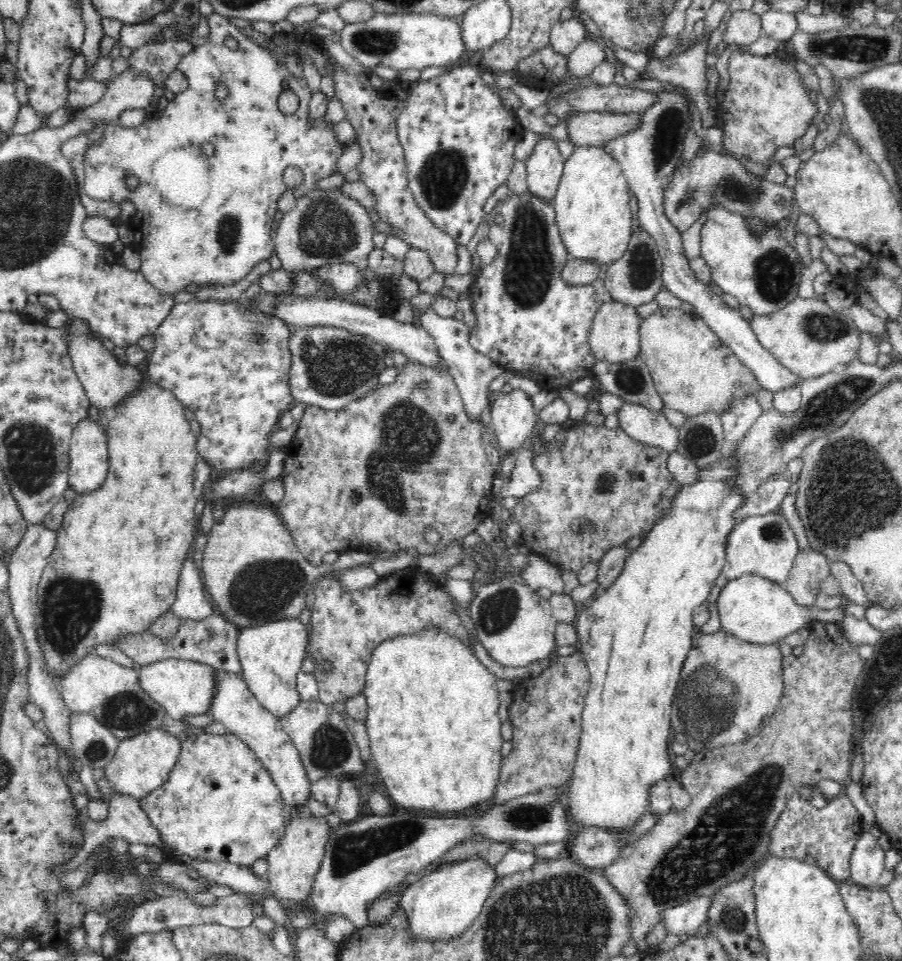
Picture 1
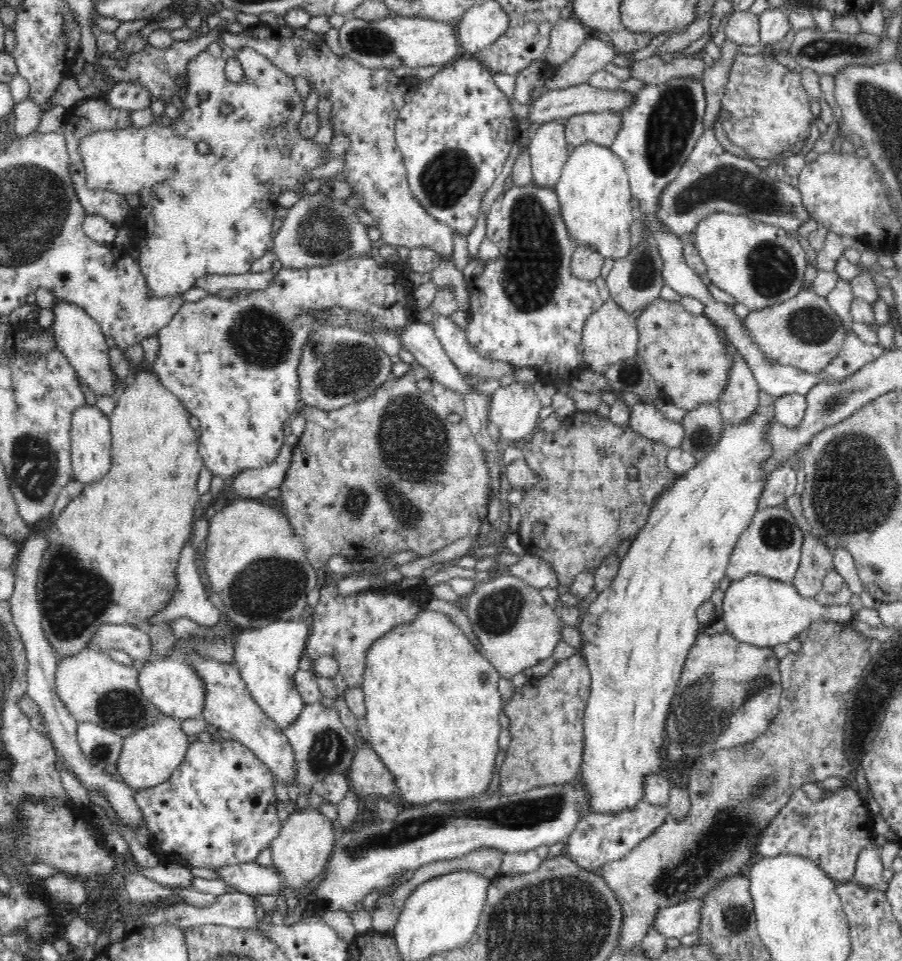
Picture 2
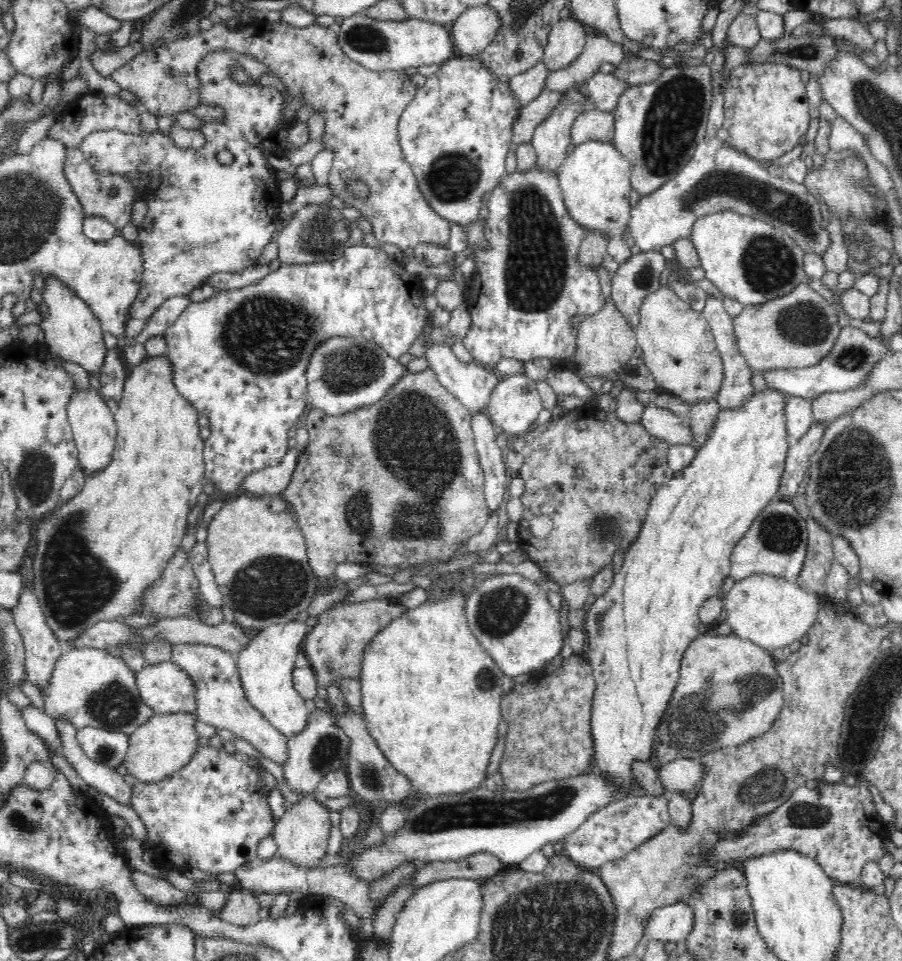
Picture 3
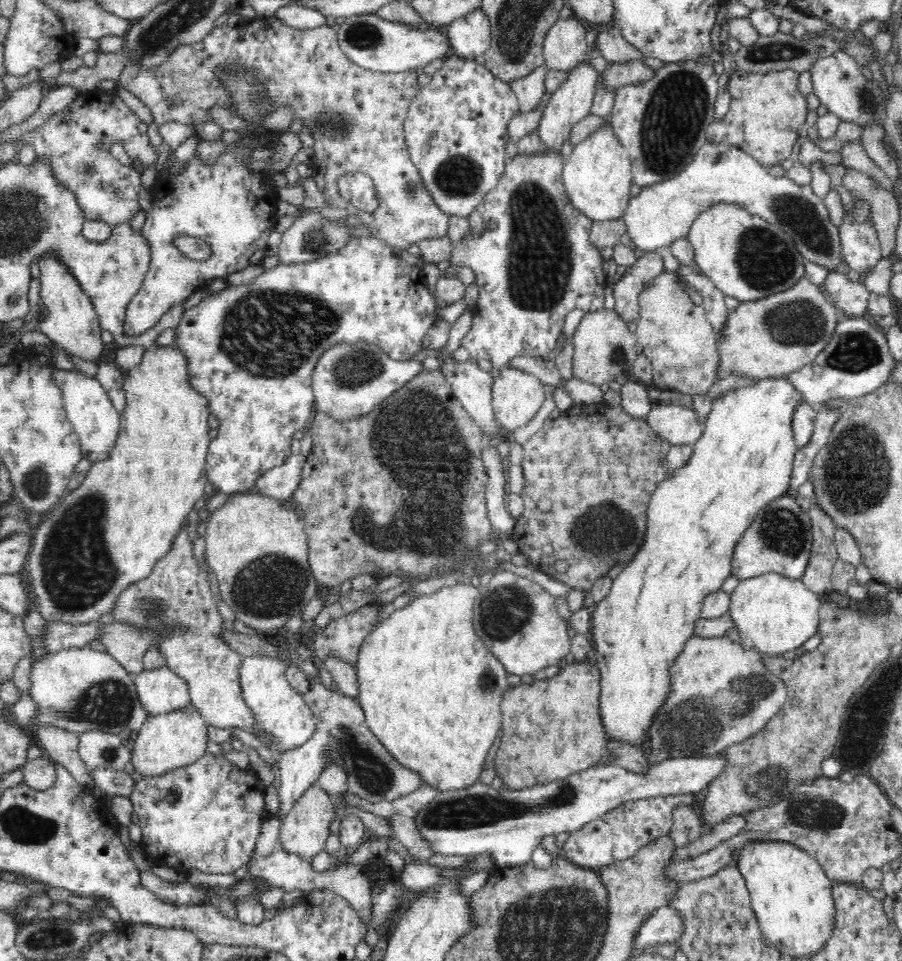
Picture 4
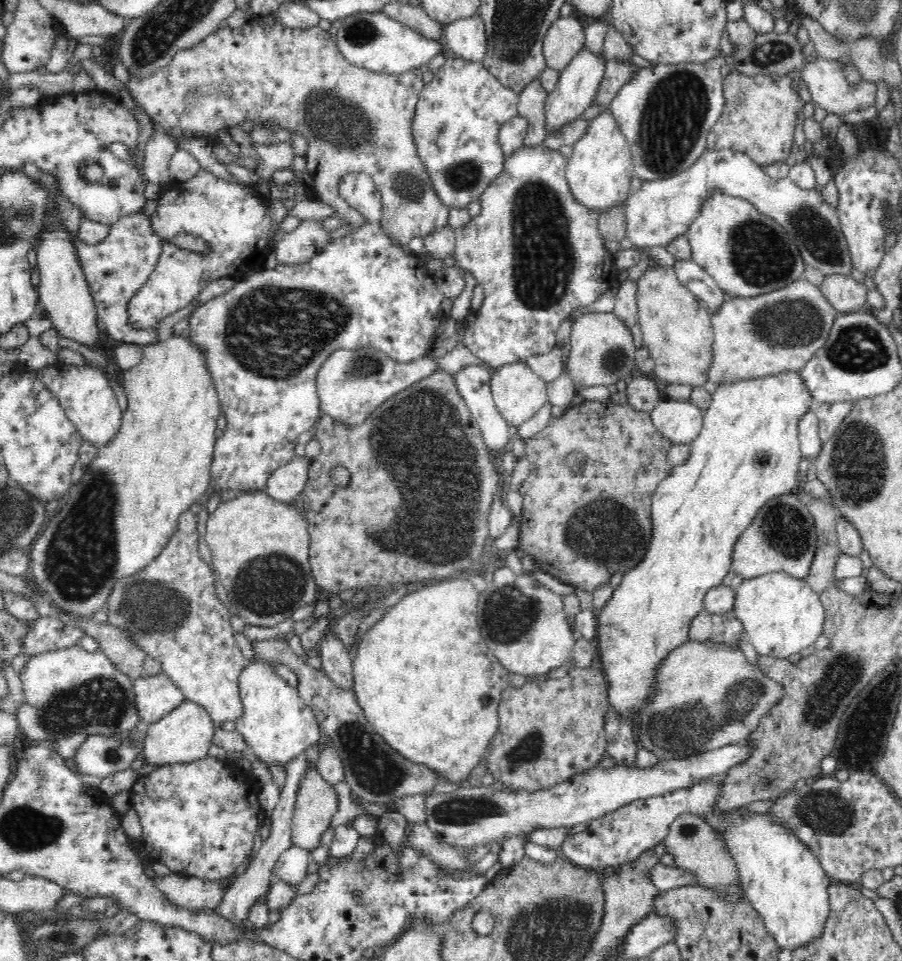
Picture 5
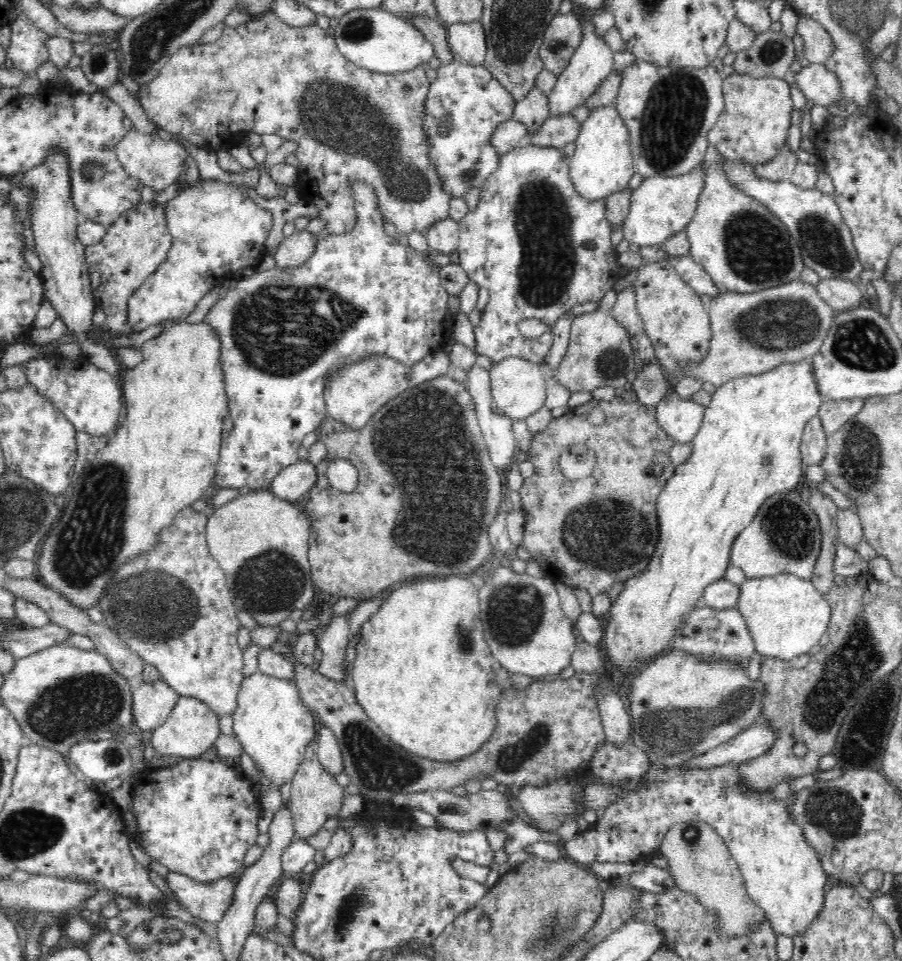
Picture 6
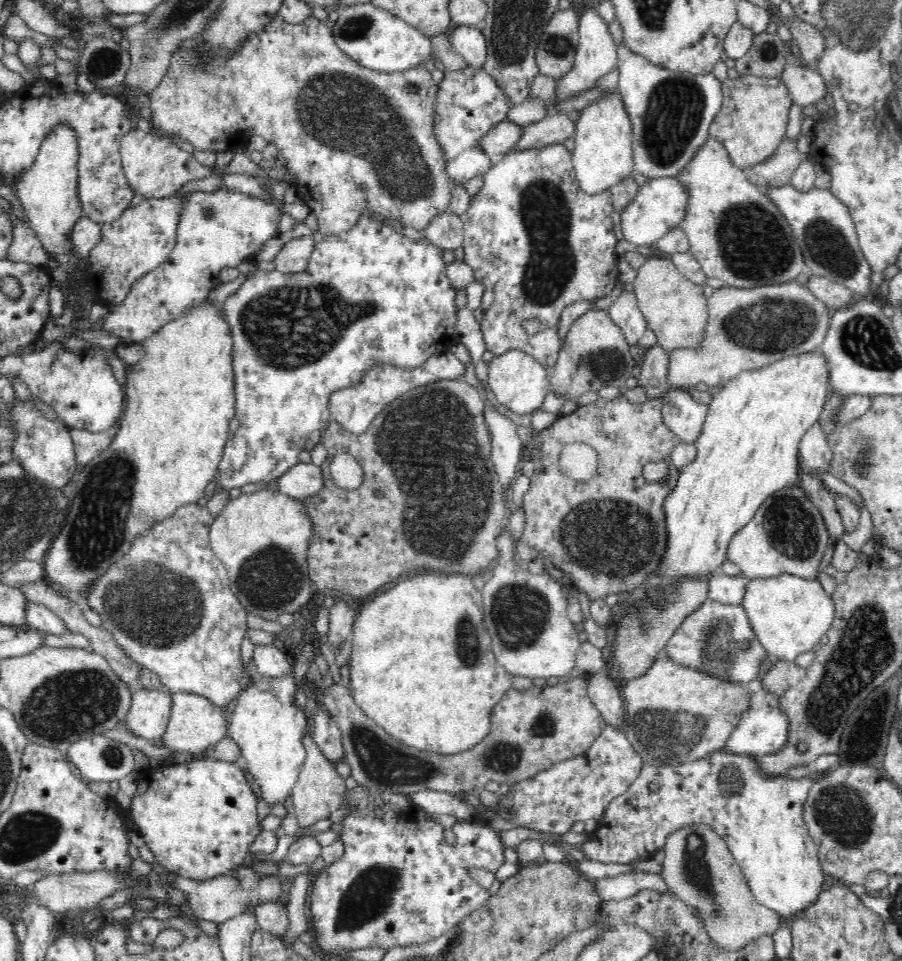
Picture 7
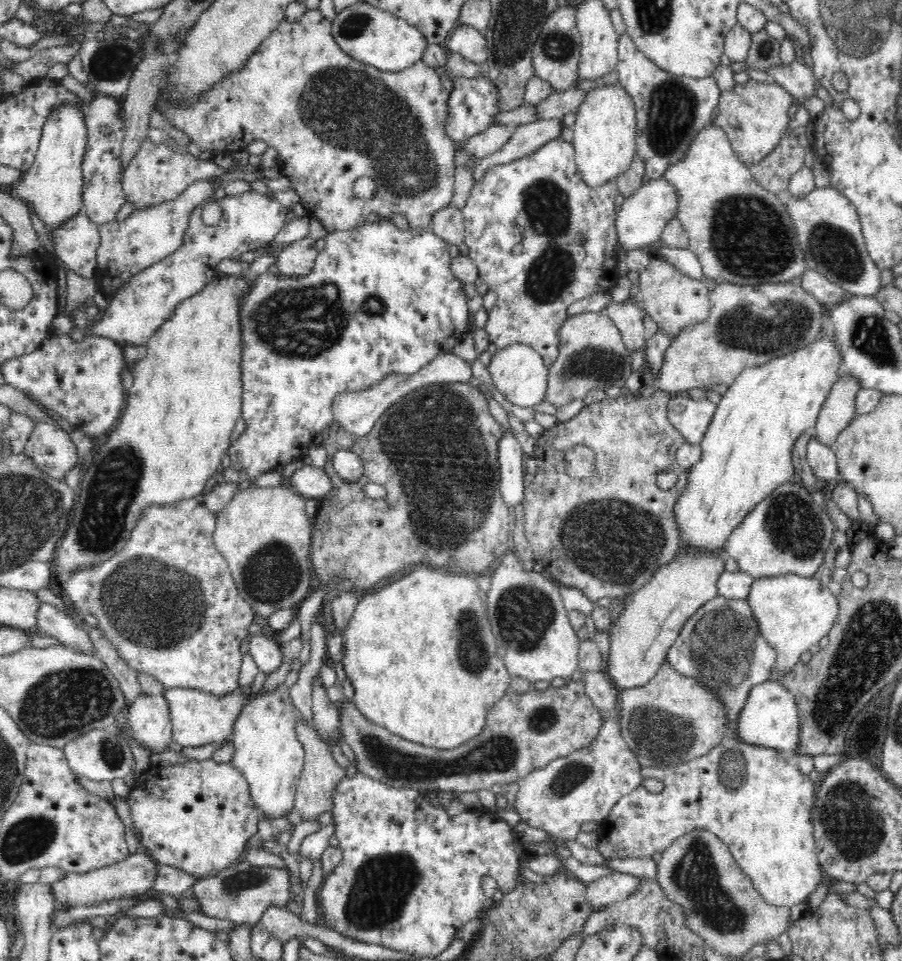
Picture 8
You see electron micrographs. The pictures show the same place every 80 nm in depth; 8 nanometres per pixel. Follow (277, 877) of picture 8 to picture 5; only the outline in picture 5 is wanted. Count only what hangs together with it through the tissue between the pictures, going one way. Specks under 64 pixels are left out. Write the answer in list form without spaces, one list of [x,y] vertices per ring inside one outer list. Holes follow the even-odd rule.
[[[171,873],[168,876],[151,878],[156,890],[165,896],[168,902],[183,909],[218,909],[221,894],[226,888],[226,882],[209,881],[184,875]]]

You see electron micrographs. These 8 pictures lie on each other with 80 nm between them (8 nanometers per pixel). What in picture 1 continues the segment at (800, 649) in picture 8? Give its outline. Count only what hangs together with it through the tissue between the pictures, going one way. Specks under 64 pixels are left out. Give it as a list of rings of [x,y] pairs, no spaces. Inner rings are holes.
[[[750,573],[726,582],[716,598],[716,612],[724,632],[758,644],[782,642],[788,634],[816,620],[830,623],[840,622],[844,618],[840,608],[820,609],[817,605],[814,608],[800,608],[781,584]]]

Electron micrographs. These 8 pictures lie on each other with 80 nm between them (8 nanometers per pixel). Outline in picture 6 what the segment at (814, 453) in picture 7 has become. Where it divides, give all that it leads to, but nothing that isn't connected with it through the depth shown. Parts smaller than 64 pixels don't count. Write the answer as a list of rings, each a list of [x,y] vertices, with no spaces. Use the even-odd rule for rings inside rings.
[[[811,416],[804,425],[801,457],[804,466],[818,465],[826,453],[827,439],[819,416]]]

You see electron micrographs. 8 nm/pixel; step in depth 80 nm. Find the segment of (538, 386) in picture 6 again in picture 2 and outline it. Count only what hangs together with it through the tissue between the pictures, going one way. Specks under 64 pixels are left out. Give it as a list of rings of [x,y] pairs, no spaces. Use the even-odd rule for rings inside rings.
[[[517,380],[490,396],[488,420],[498,428],[503,447],[523,443],[533,434],[541,406],[534,387]]]

